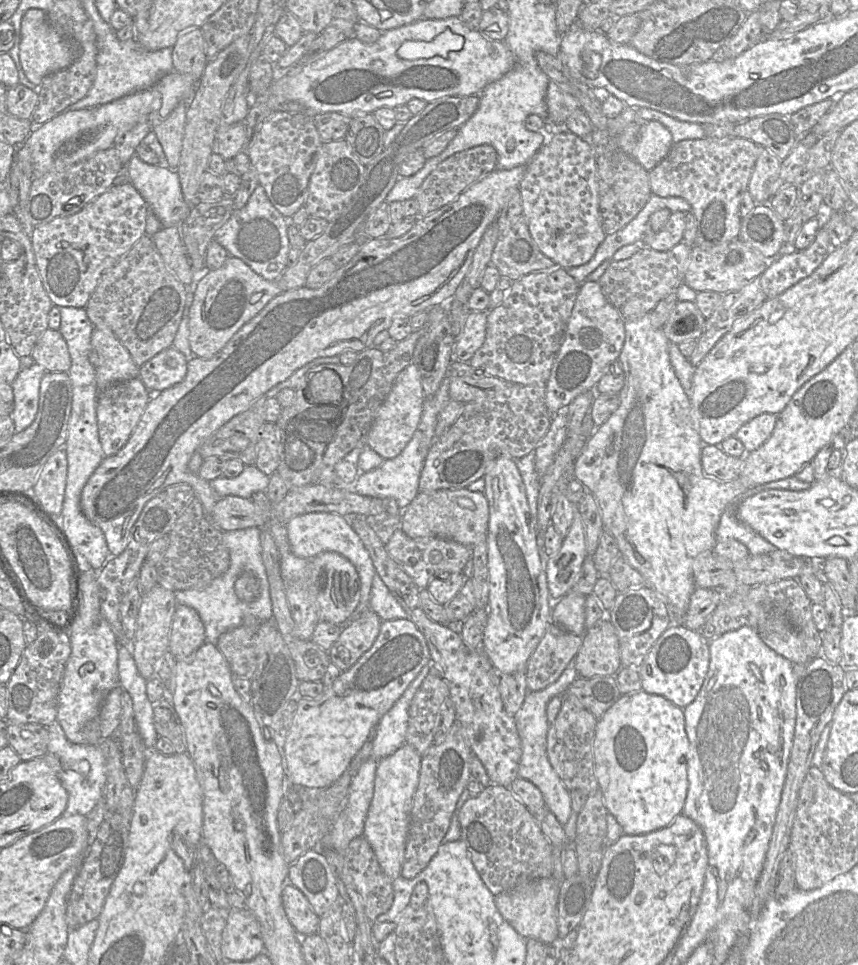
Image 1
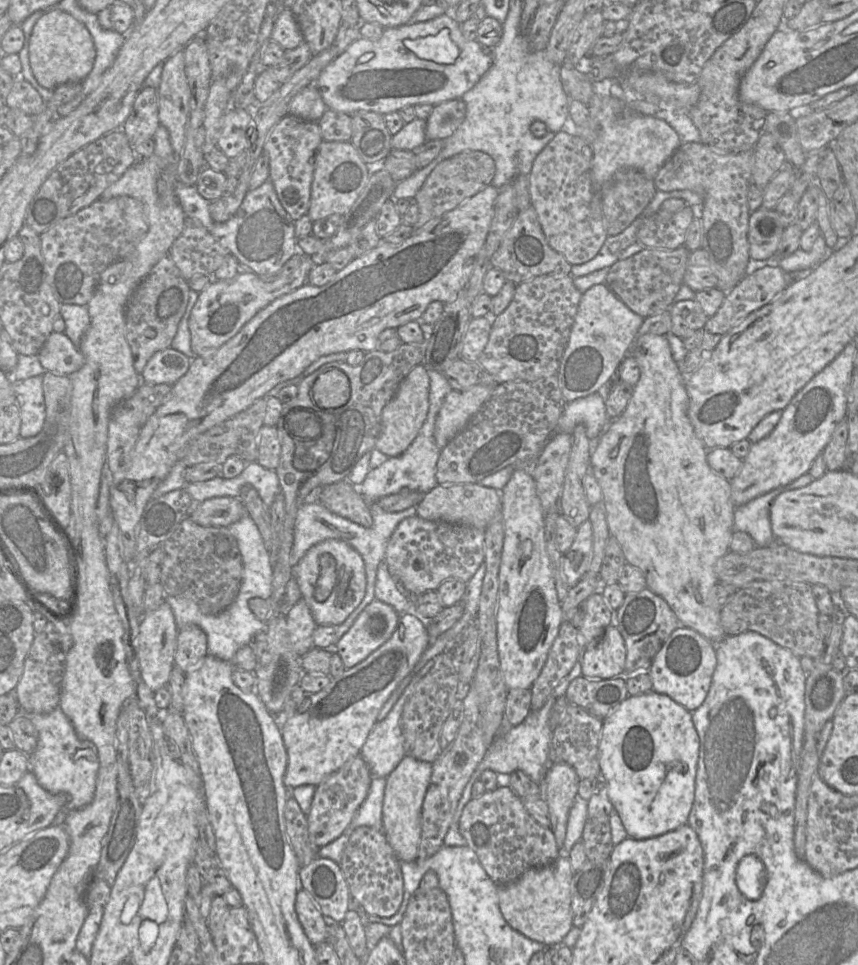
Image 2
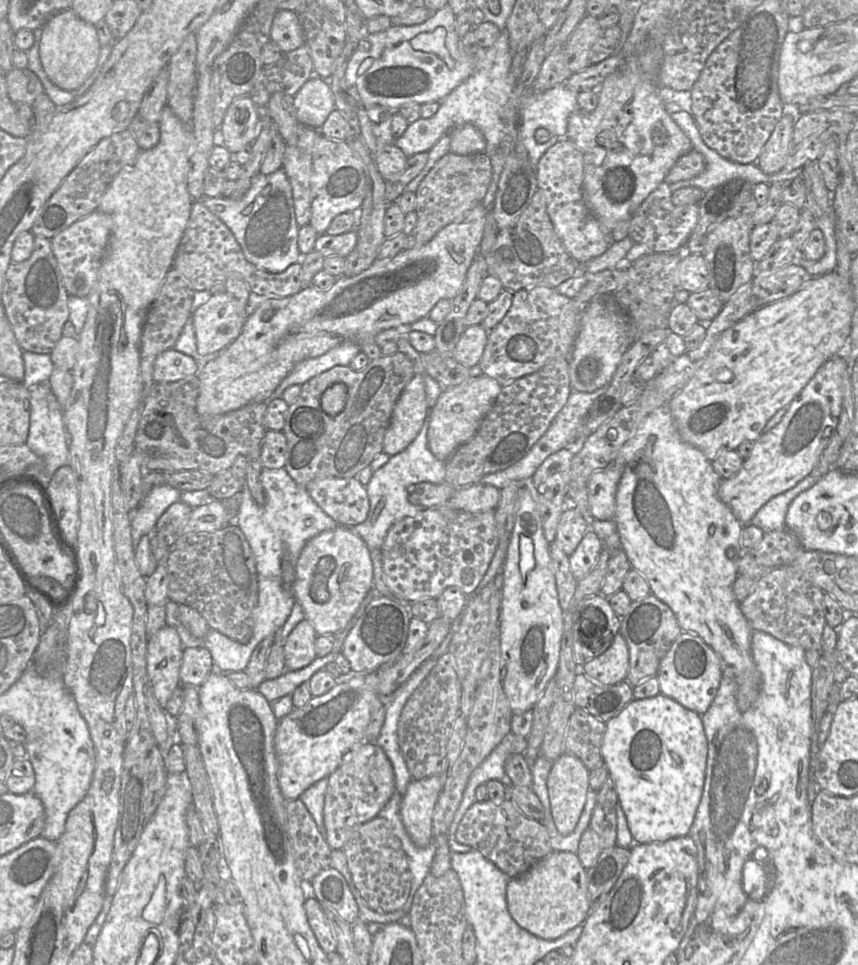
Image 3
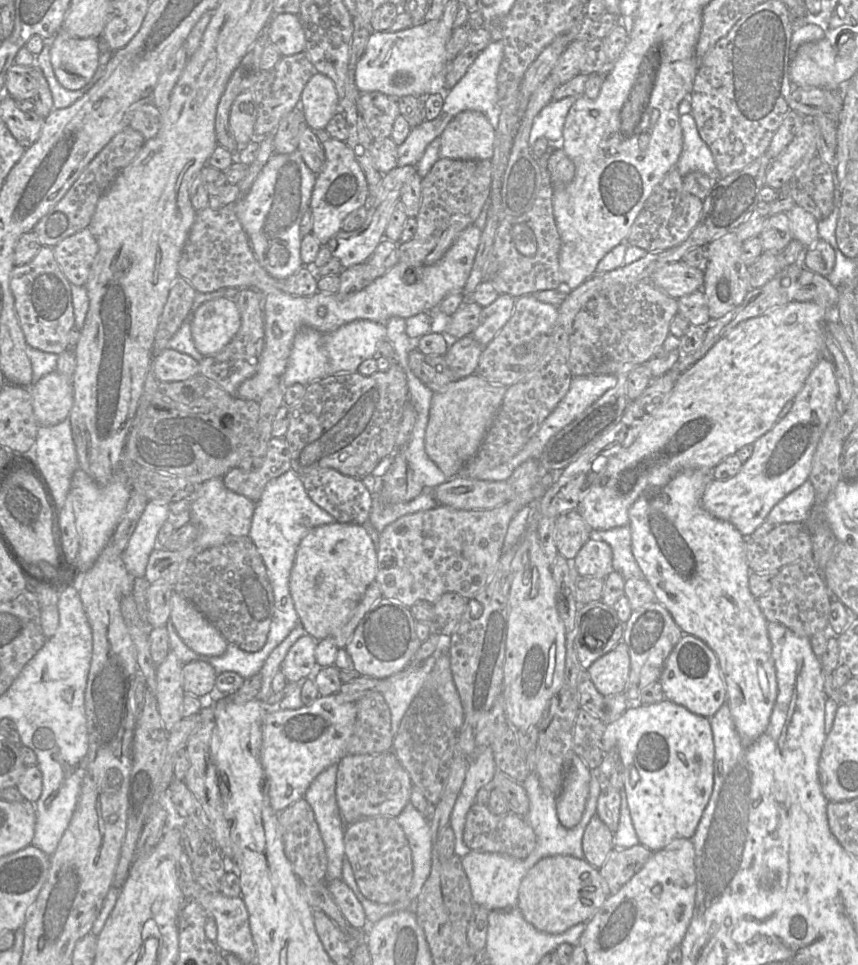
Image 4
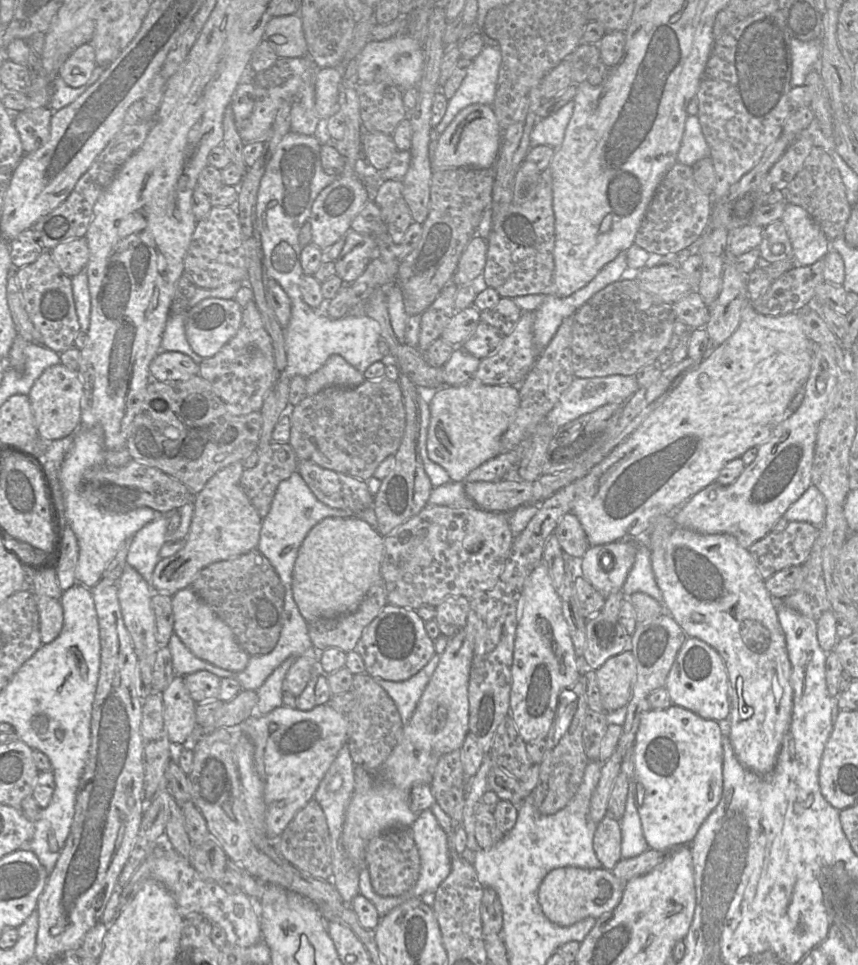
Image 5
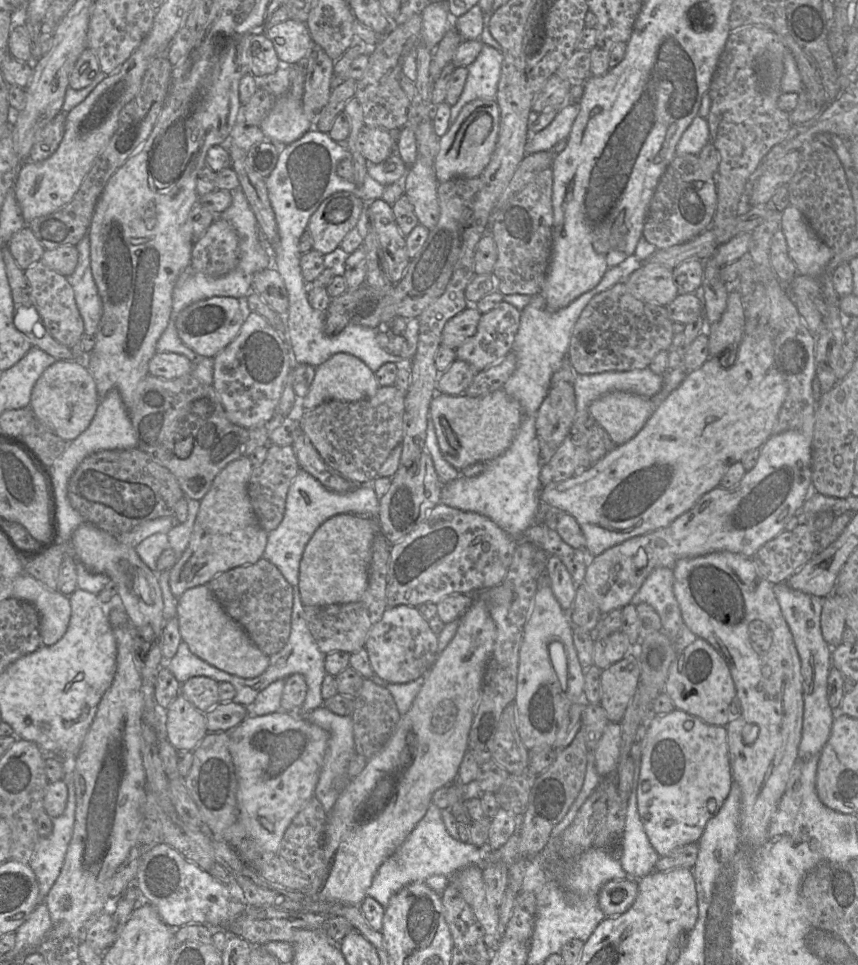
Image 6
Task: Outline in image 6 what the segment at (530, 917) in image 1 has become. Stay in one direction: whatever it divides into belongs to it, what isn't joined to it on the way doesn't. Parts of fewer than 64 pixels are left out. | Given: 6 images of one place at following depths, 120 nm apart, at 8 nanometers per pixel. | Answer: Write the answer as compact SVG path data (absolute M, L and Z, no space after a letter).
M612 879L601 887L598 893L598 903L605 916L616 917L628 910L637 895L637 880Z

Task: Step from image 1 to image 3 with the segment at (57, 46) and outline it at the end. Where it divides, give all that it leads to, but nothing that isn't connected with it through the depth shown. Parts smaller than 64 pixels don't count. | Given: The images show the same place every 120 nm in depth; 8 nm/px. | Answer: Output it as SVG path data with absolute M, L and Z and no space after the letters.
M70 8L53 15L42 27L39 57L50 81L64 91L77 90L97 66L101 45L95 26L80 19Z

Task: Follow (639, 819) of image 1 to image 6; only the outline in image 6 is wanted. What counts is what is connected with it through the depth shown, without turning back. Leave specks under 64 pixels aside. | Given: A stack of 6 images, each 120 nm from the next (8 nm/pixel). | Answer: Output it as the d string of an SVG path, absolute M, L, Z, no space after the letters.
M675 708L671 712L664 715L652 715L647 723L647 733L645 745L641 752L640 758L640 773L637 783L637 810L643 824L644 831L659 856L667 855L674 848L692 842L698 842L704 827L708 820L712 818L722 806L724 800L729 794L732 782L732 770L727 744L727 729L723 725L709 724L700 718L691 715L685 711Z

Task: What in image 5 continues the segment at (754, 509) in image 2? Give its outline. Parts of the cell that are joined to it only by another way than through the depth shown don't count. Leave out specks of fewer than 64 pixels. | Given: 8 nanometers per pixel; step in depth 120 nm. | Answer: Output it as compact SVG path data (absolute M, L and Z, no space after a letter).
M811 484L784 513L787 521L808 522L820 528L826 516L826 502L822 493Z

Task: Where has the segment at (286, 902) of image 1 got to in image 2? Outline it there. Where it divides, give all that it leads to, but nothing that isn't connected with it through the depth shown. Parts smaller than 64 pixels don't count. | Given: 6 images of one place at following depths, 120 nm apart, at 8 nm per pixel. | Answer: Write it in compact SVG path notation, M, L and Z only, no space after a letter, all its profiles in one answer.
M299 890L296 894L295 911L311 944L317 945L327 941L325 916L305 890Z

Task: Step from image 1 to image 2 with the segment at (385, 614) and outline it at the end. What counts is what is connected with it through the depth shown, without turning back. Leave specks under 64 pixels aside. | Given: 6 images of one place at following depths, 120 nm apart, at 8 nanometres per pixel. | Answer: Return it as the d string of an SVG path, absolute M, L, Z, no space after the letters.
M381 562L377 569L375 599L391 605L400 615L416 613L415 600L401 588L385 562Z

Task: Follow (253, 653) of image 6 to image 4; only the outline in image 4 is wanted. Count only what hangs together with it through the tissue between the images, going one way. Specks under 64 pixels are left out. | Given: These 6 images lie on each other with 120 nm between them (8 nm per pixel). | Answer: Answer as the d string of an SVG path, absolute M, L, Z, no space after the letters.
M174 591L170 620L184 643L196 653L217 657L226 652L228 642L219 630L195 605Z

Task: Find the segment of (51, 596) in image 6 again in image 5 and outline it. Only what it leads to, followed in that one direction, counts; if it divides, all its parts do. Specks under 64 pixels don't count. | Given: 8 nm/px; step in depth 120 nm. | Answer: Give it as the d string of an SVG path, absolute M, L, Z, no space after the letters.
M35 595L39 613L40 638L42 644L54 641L62 631L63 608L60 600Z

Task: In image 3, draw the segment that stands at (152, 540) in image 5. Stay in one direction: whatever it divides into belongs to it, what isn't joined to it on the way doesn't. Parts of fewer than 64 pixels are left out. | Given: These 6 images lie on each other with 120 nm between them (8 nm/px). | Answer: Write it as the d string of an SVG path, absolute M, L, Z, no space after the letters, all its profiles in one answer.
M155 485L144 496L131 518L131 535L134 548L140 539L155 529L159 517L167 508L180 500L181 491L168 485Z

